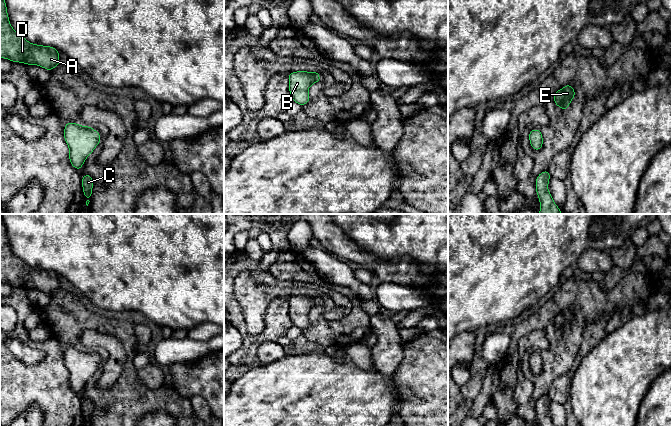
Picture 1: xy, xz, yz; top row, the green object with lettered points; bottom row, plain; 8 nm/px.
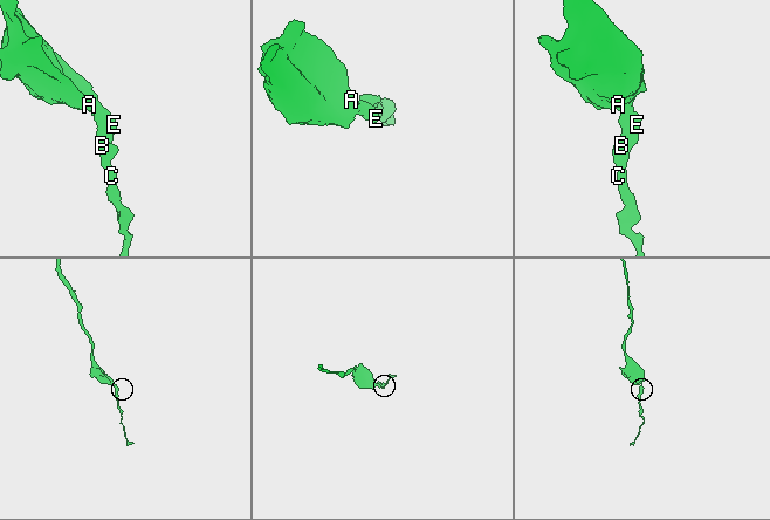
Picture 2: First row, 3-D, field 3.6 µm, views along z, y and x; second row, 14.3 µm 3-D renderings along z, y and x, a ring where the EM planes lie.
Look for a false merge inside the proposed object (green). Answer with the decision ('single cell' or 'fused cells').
single cell

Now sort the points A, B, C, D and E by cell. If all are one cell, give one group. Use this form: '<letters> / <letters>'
A B C D E

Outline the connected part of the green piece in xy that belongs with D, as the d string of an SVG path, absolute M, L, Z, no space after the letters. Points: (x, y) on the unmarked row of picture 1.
M1 215L0 282L11 284L14 287L37 289L50 296L60 288L59 275L55 271L32 268L12 252Z

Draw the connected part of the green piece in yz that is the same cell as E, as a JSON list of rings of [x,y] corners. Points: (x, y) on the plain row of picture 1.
[[[567,308],[562,313],[554,317],[554,327],[561,333],[567,335],[572,323],[576,321],[574,312]]]

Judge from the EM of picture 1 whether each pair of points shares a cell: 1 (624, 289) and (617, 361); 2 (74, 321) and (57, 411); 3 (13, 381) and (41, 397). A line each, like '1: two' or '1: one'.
1: two
2: two
3: one

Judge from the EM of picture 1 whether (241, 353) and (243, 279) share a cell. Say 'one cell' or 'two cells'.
two cells

